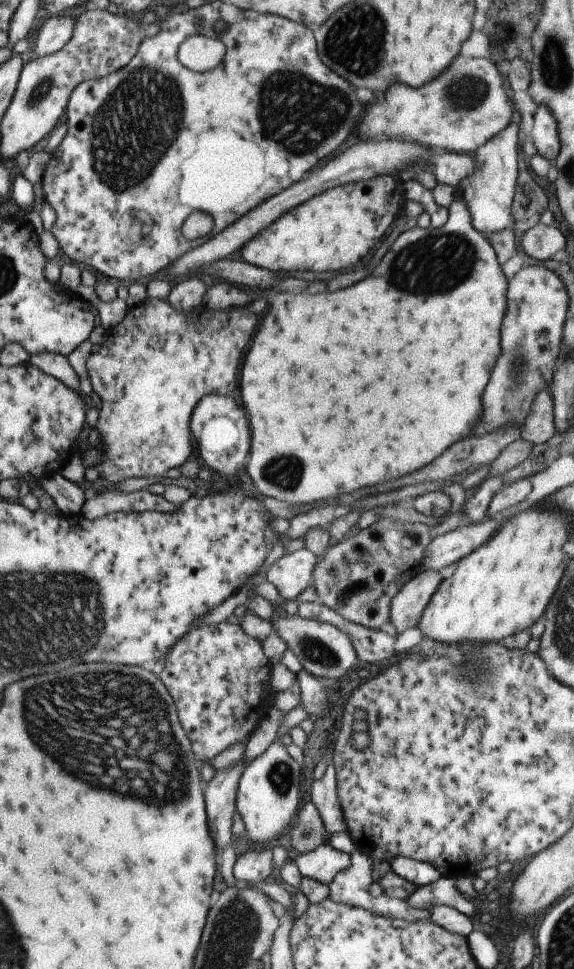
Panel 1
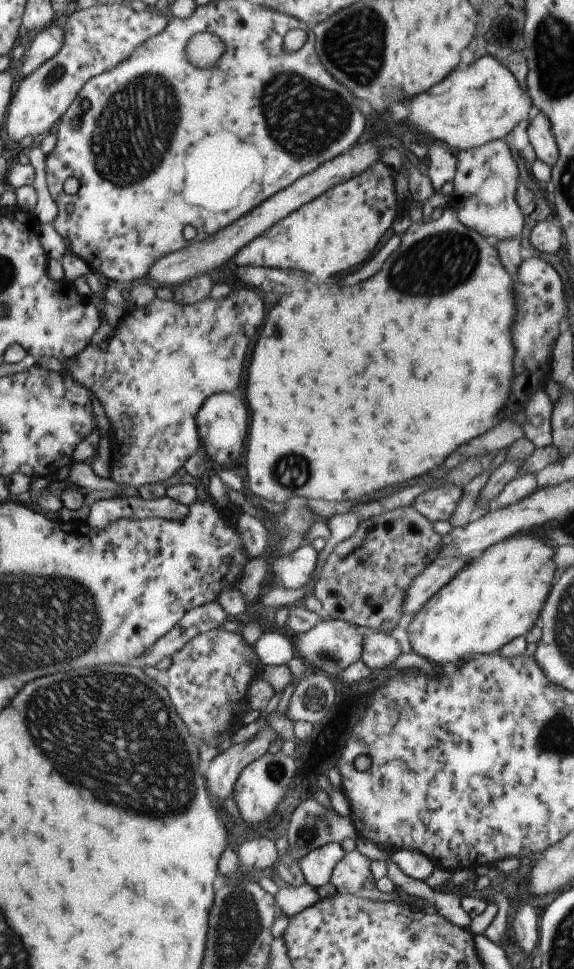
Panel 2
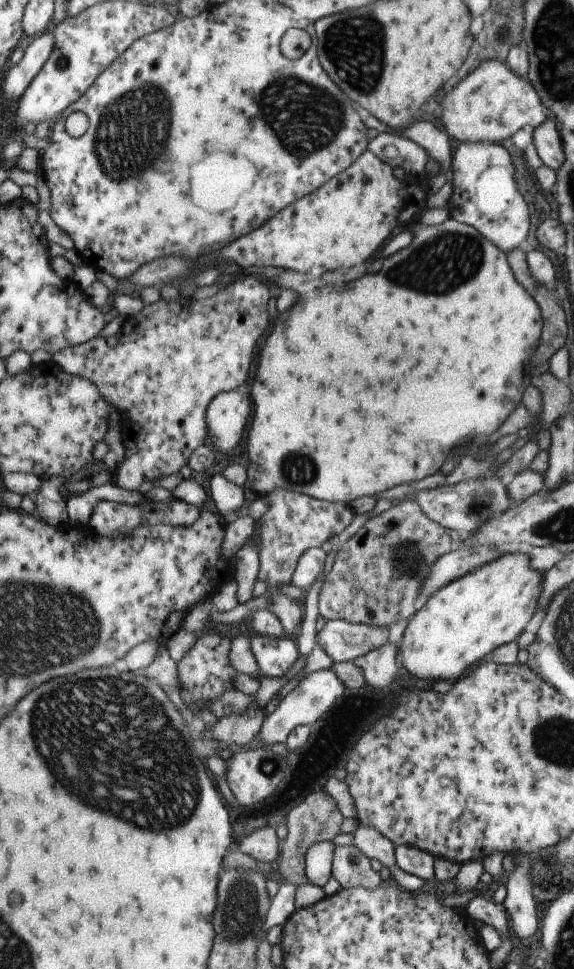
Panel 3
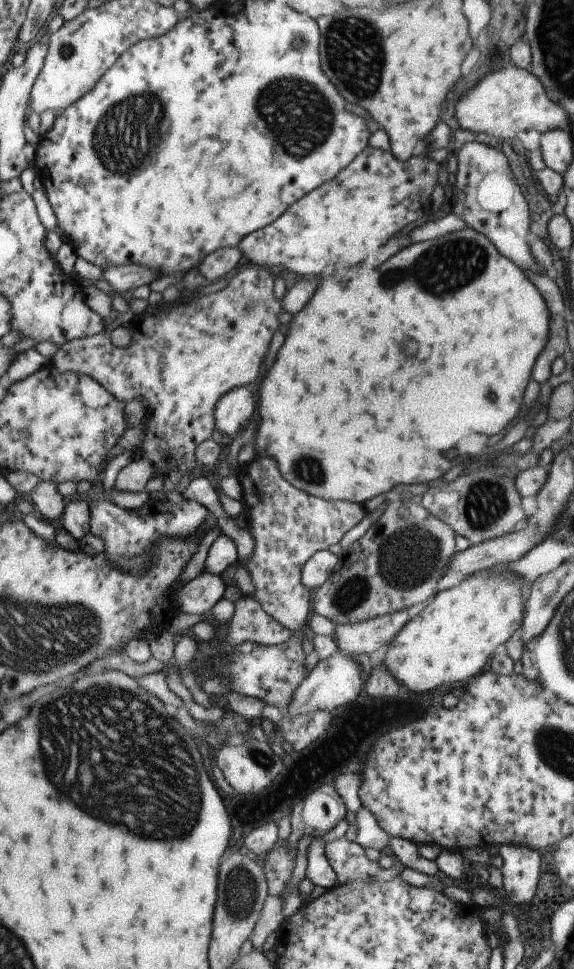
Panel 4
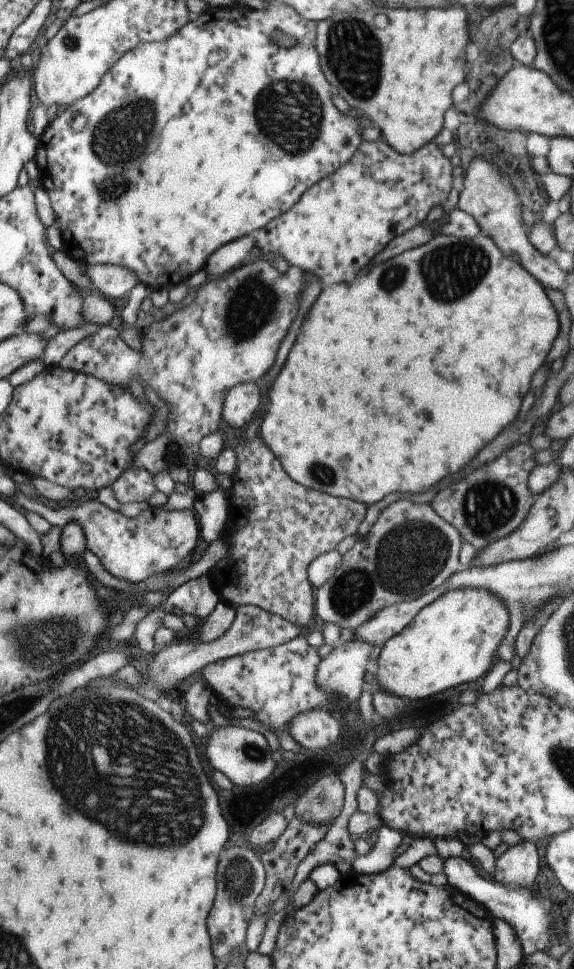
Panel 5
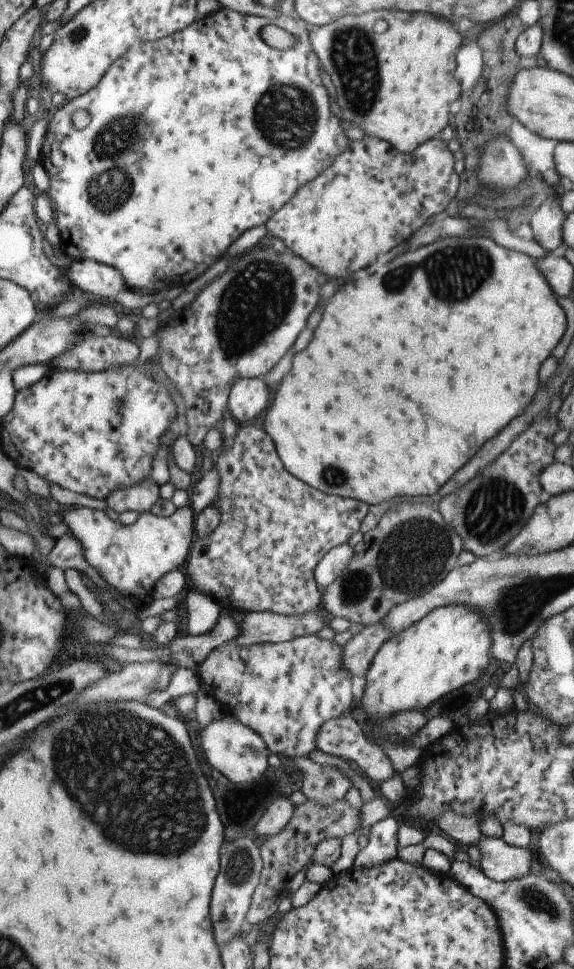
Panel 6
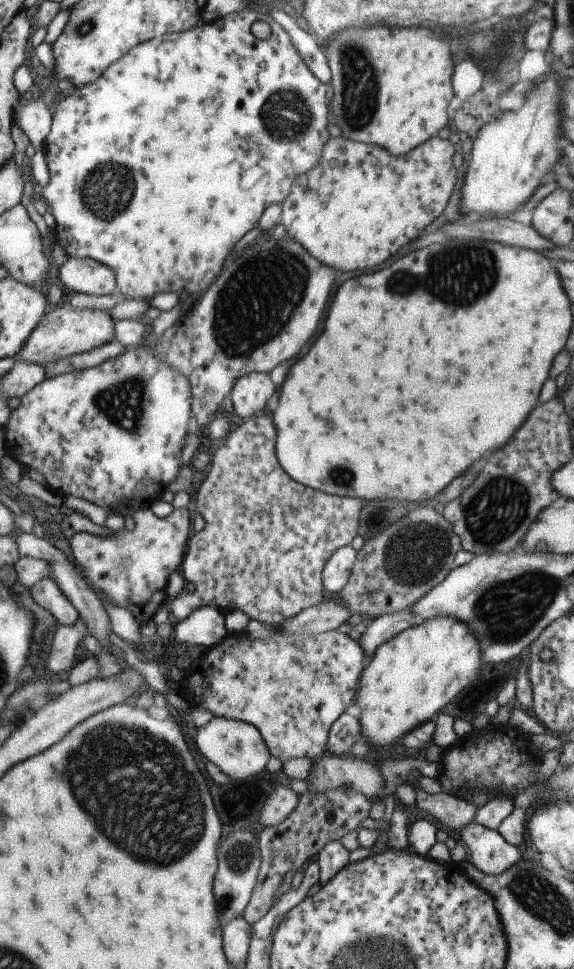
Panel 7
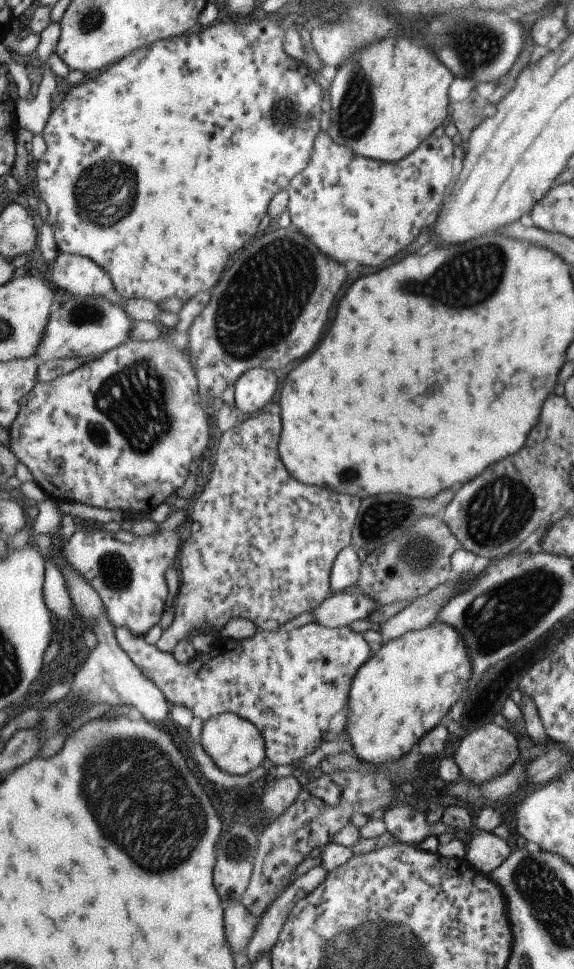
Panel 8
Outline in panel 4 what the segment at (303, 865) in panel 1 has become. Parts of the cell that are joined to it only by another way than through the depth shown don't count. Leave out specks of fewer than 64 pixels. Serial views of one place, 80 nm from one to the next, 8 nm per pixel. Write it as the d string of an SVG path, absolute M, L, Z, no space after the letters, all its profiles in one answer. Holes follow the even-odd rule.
M311 840L309 842L305 878L310 880L313 885L325 888L327 891L335 882L338 882L338 877L323 856L323 846L324 843L321 840Z

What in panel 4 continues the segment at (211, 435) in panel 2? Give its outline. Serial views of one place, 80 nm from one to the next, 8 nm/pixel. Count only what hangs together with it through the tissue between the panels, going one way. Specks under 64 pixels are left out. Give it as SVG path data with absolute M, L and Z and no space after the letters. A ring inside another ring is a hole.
M251 386L228 390L214 404L214 429L221 436L239 435L255 412L255 398L249 388Z

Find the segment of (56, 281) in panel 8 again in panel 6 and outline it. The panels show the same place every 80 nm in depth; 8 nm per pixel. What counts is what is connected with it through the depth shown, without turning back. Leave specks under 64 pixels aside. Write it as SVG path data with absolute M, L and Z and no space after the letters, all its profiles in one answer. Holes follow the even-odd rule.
M91 259L73 260L64 274L71 286L98 299L111 299L127 288L116 268Z

